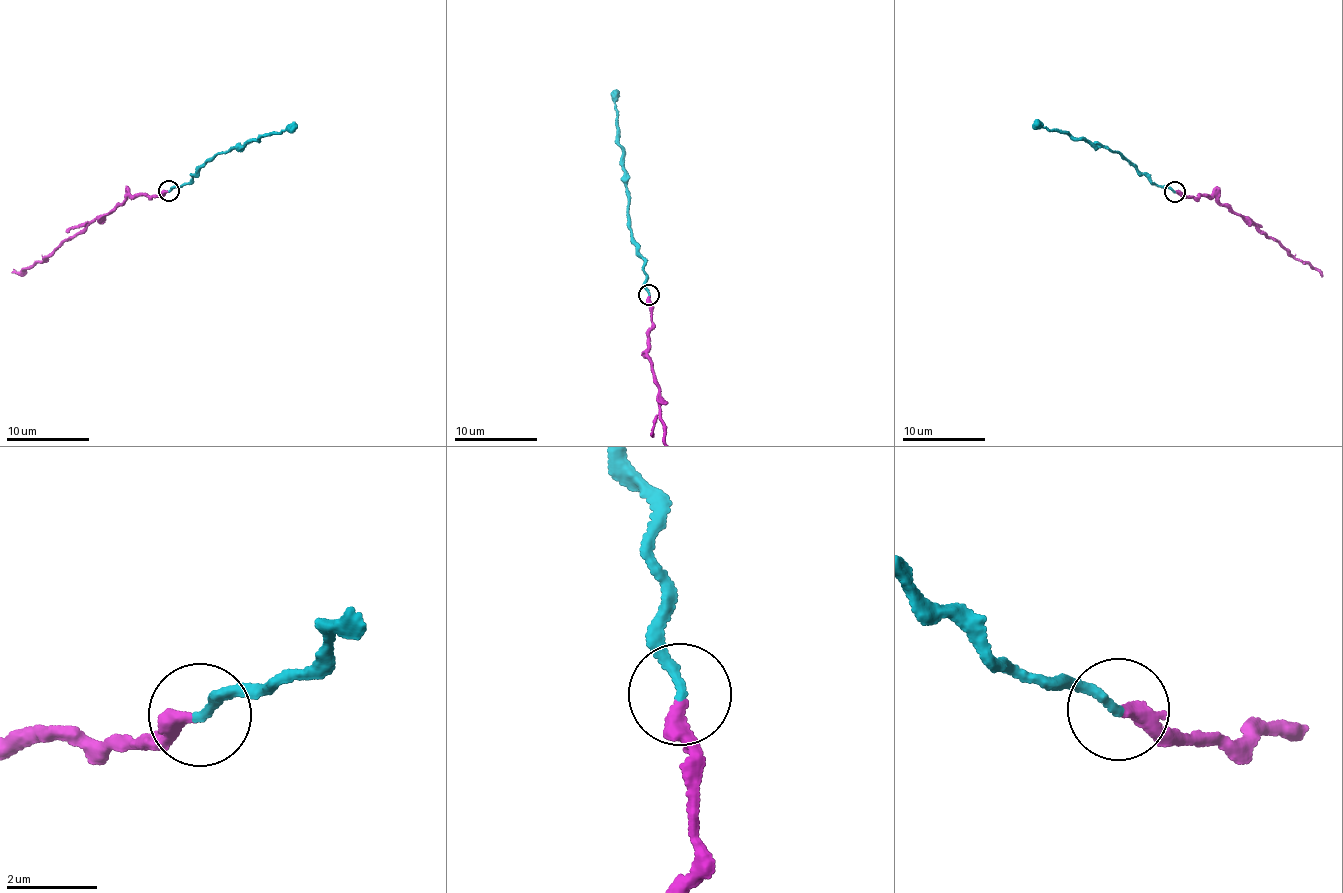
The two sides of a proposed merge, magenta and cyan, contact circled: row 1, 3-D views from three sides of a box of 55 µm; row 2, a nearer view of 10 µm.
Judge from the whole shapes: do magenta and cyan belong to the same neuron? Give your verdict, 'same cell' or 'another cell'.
same cell

